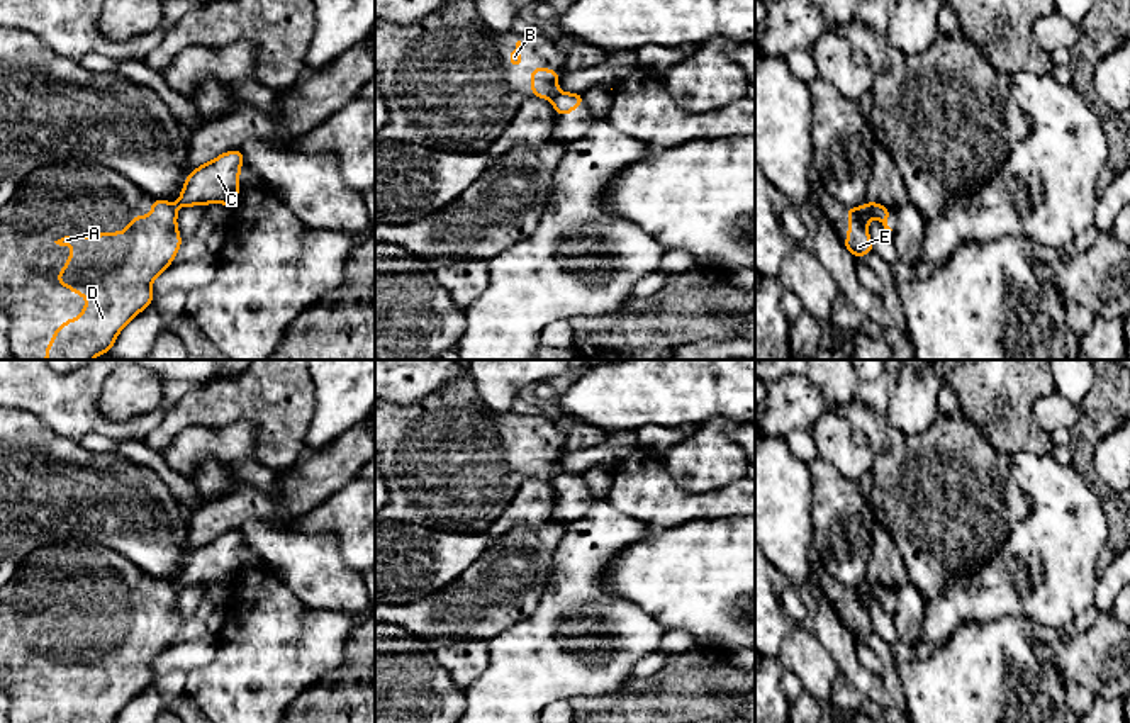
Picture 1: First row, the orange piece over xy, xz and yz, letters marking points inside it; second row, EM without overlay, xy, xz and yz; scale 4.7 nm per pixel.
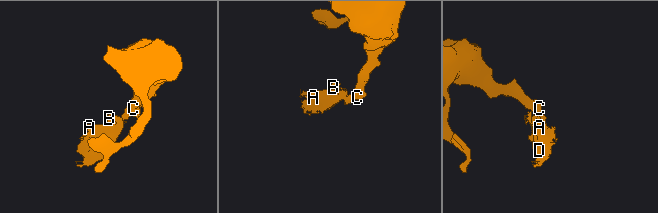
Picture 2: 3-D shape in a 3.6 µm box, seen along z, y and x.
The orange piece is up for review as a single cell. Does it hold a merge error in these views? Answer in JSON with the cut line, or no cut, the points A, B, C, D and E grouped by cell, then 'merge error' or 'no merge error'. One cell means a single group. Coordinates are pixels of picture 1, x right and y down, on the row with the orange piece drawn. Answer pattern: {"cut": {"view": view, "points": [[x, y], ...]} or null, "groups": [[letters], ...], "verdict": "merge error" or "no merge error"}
{"cut": {"view": "yz", "points": [[866, 204], [872, 214]]}, "groups": [["A", "B", "D", "E"], ["C"]], "verdict": "merge error"}

